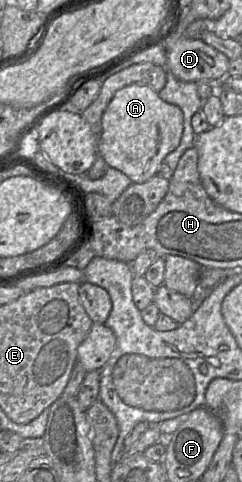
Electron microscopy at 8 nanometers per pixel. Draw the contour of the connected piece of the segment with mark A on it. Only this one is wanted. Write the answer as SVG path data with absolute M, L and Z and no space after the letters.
M132 83L116 91L102 115L102 131L98 138L98 153L108 166L126 174L132 183L144 183L157 174L164 158L180 144L184 115L174 104L163 101L149 85Z

